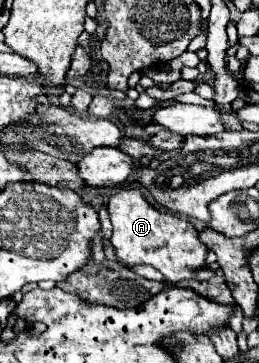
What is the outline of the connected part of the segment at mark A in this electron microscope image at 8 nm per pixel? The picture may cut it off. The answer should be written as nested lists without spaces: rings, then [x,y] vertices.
[[[121,187],[119,191],[115,191],[109,197],[107,211],[113,223],[111,243],[123,263],[153,265],[169,283],[191,279],[193,271],[205,267],[209,247],[201,243],[197,229],[187,221],[187,217],[151,205],[139,187]]]

